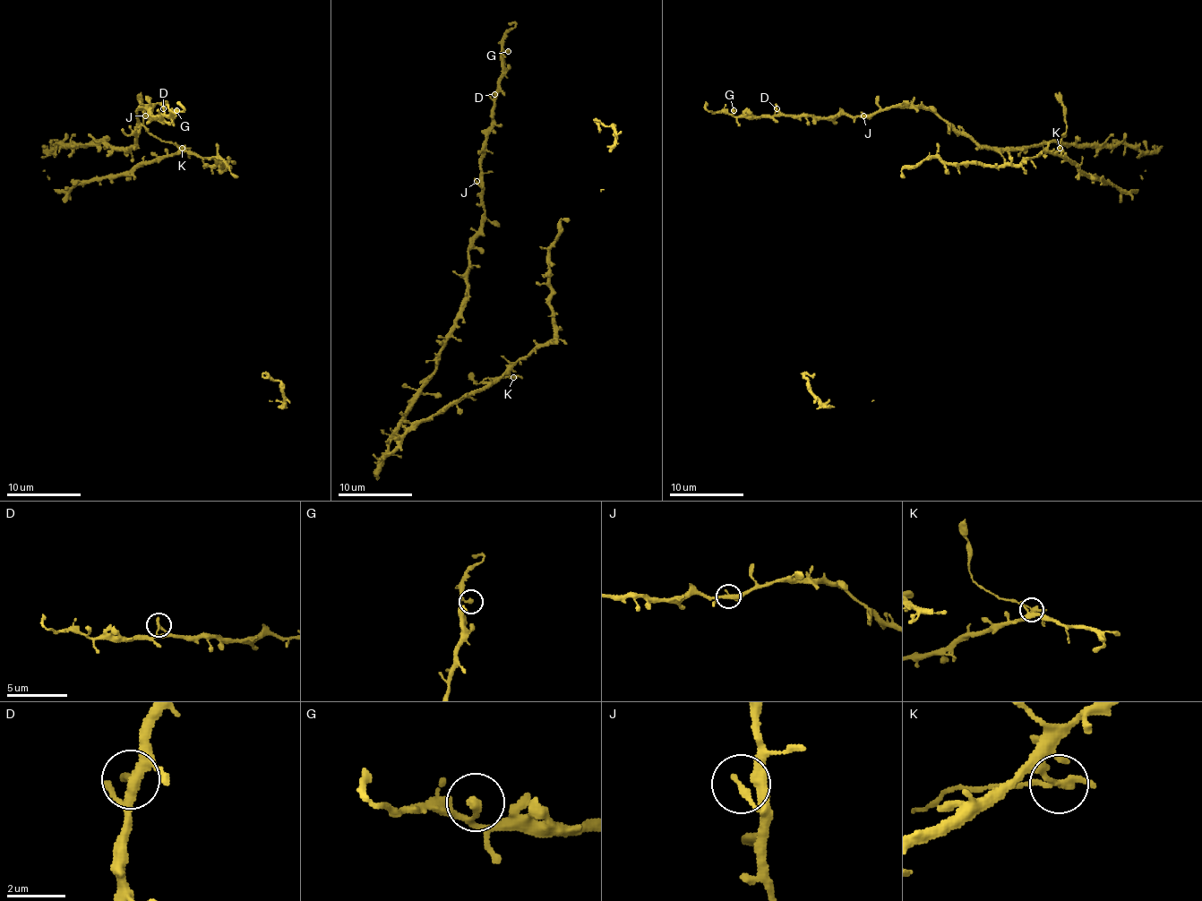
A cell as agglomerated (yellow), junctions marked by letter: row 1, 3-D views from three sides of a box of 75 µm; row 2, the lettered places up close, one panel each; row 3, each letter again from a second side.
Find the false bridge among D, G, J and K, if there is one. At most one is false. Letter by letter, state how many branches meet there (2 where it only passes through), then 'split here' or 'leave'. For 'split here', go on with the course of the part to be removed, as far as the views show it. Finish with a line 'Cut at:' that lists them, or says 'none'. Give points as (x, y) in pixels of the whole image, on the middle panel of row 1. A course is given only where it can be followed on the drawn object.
D: 2 | leave
G: 2 | leave
J: 2 | leave
K: 2 | split here | (513, 376), (484, 378), (476, 384), (469, 373)
Cut at: K

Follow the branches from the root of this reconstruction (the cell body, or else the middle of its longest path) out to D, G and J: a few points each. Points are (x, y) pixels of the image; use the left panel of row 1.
D: (76, 184), (56, 192), (43, 171), (58, 143), (130, 147), (138, 112), (163, 108)
G: (76, 184), (56, 192), (43, 171), (58, 143), (130, 147), (141, 108), (152, 107), (154, 117), (176, 110)
J: (76, 184), (56, 192), (43, 158), (58, 143), (130, 147), (138, 112), (152, 107), (145, 115)

